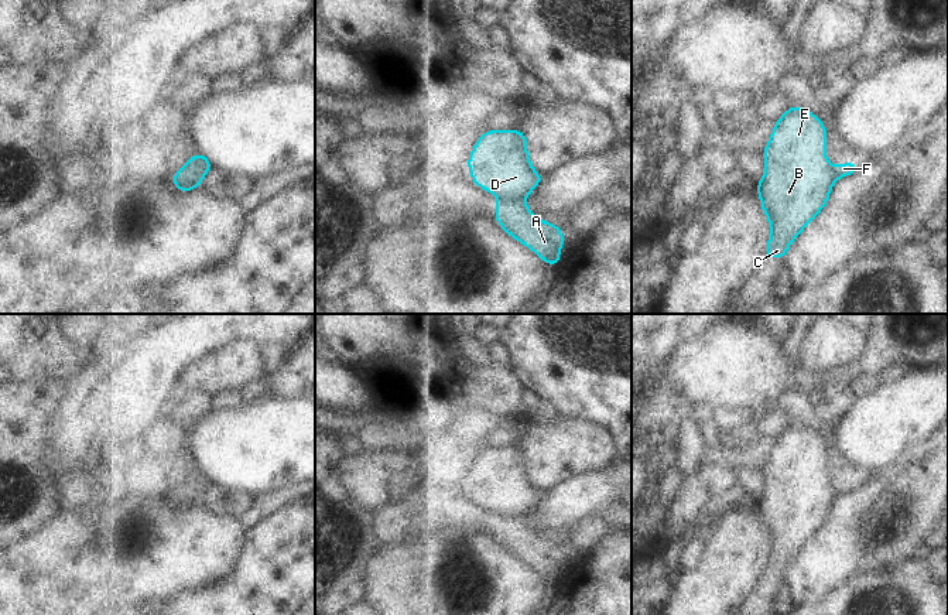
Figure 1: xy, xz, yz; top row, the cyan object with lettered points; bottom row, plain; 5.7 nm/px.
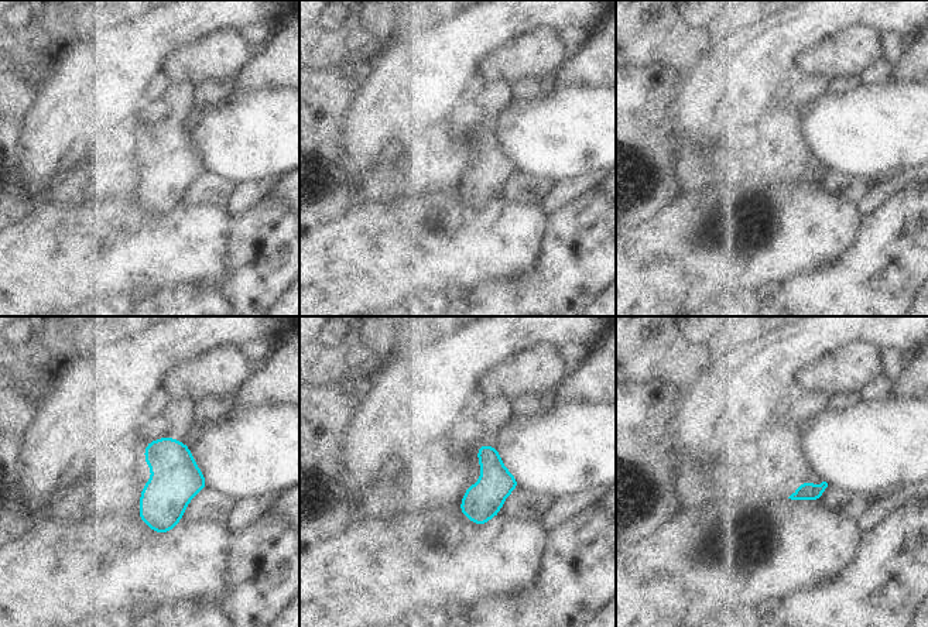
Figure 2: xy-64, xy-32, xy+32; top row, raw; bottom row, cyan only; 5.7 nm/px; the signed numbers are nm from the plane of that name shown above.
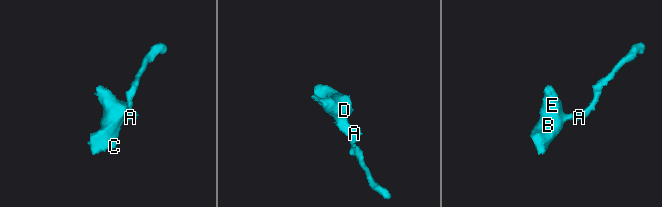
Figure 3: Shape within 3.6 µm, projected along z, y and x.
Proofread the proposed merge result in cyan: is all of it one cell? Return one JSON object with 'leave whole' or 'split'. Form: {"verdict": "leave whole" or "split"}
{"verdict": "split"}

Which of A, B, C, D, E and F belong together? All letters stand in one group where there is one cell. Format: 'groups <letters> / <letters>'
groups A F / B C D E

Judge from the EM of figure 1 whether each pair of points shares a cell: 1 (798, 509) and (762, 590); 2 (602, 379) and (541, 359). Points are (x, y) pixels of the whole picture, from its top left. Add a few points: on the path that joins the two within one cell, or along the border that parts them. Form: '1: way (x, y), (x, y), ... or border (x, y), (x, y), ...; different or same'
1: way (789, 529), (774, 570); same
2: way (587, 368), (574, 359), (557, 359); same

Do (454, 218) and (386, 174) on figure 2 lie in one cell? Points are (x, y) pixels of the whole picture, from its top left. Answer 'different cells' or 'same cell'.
different cells

